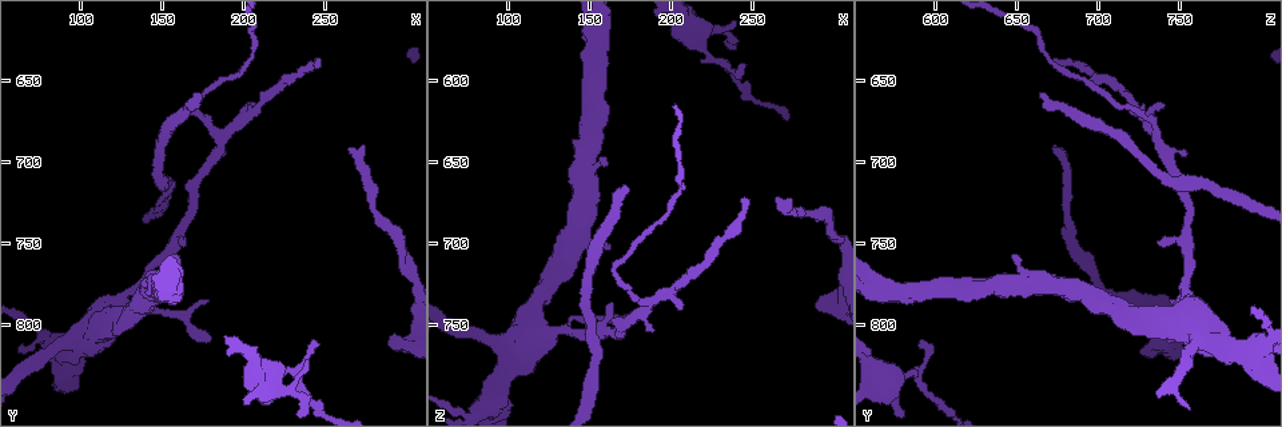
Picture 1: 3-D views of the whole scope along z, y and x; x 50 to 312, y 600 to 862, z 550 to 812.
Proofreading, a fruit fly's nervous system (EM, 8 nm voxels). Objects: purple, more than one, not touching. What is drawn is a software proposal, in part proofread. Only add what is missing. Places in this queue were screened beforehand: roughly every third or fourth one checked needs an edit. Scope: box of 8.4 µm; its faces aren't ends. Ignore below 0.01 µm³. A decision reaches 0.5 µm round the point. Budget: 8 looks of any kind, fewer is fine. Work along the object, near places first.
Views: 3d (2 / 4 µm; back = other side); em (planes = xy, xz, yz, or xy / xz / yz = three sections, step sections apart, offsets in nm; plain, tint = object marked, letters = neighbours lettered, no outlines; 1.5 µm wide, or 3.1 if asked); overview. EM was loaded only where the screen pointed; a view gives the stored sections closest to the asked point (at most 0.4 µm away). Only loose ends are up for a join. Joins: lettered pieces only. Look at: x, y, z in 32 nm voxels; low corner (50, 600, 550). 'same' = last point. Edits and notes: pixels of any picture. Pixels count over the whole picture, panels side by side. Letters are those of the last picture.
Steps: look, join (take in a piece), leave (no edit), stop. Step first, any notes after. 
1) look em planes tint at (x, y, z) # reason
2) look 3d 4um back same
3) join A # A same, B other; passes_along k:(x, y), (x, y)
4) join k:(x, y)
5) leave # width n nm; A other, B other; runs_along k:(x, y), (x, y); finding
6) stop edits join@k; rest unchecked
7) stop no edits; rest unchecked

look em xz step 8 letters at (242, 638, 670)

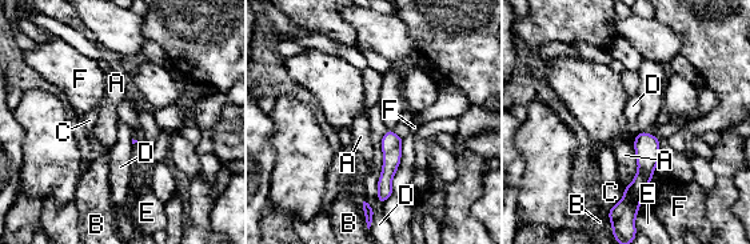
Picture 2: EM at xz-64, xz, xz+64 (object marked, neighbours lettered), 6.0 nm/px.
leave # longest_contact D 460 nm; A other, B other, C other, D other, E other, F other; none of them fits

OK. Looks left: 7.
look em planes letters at (174, 658, 666) # branch stops here

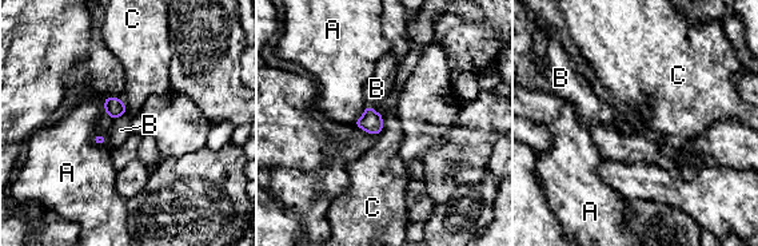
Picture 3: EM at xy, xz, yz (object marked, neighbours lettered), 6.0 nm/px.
join B # width 120 nm; A other, B same, C other; passes_along 3:(371, 122), (374, 110), (376, 88); it goes on there

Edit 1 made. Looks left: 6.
stop edits join@3; rest unchecked

